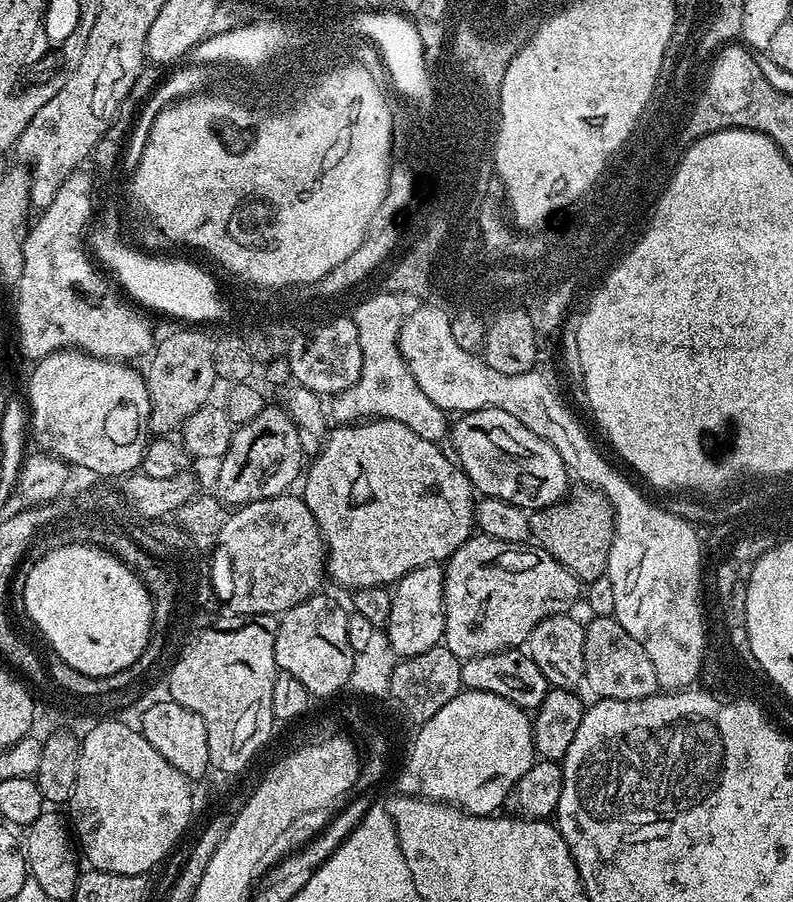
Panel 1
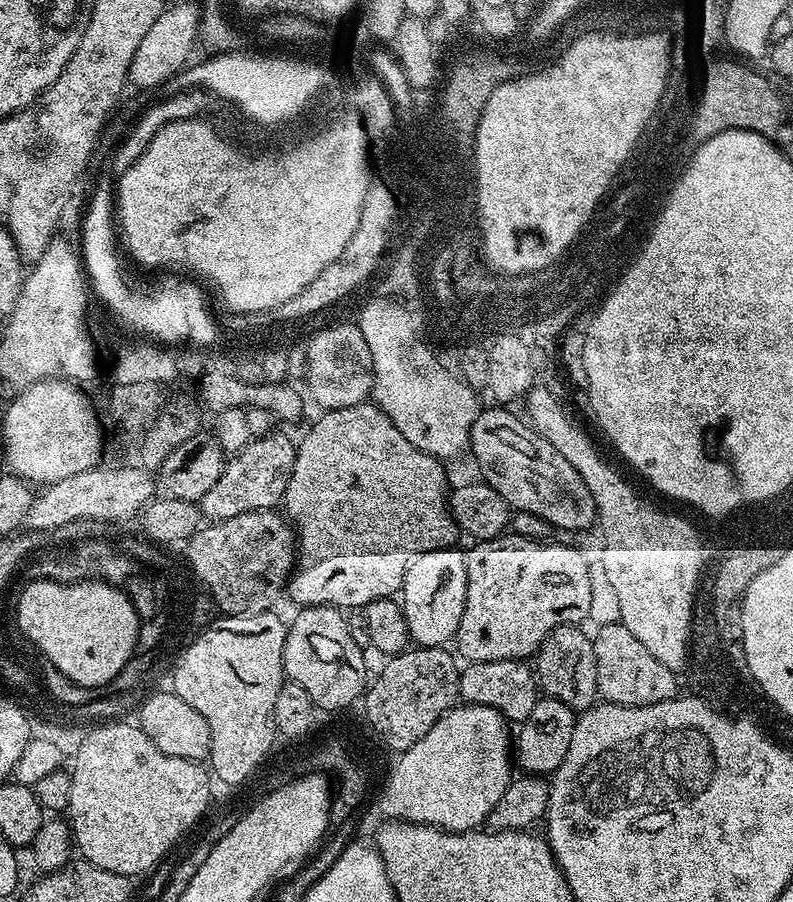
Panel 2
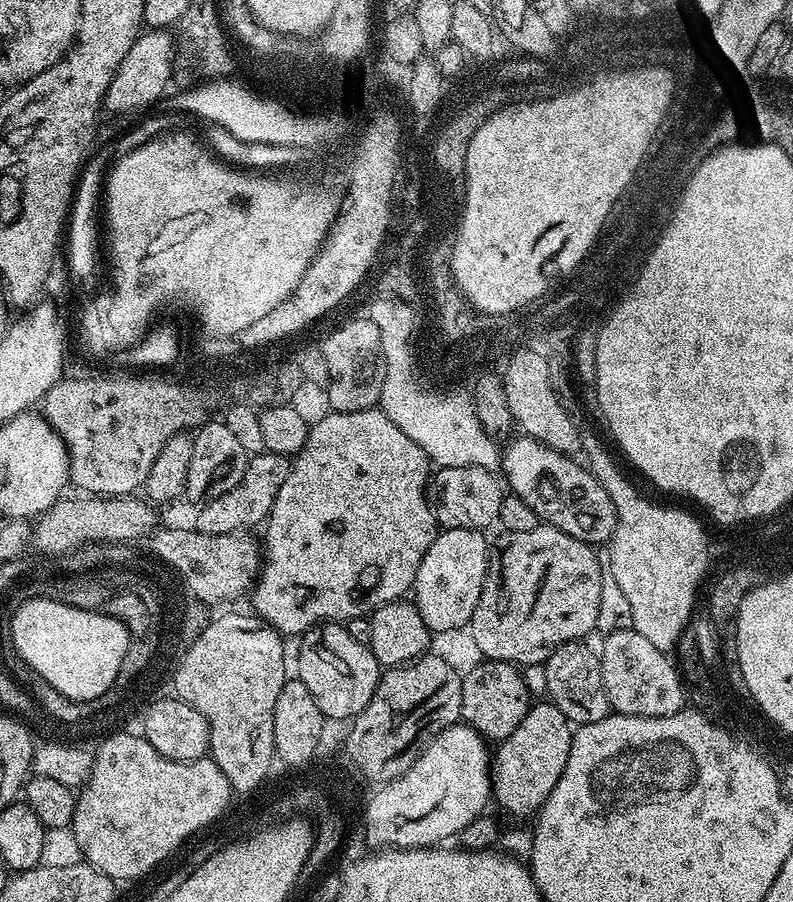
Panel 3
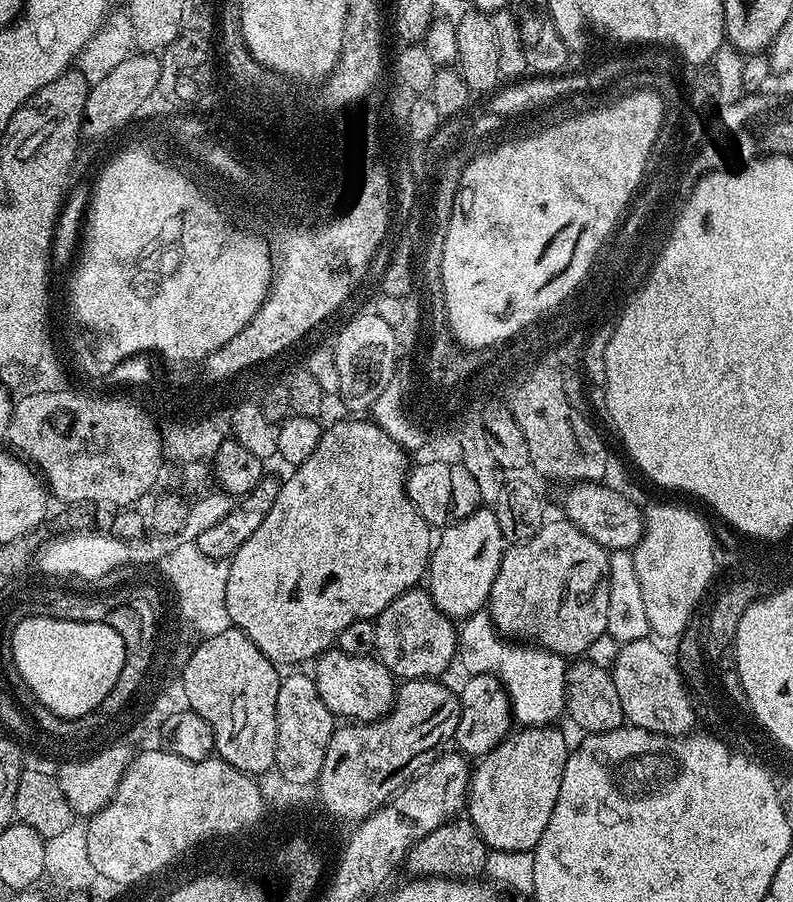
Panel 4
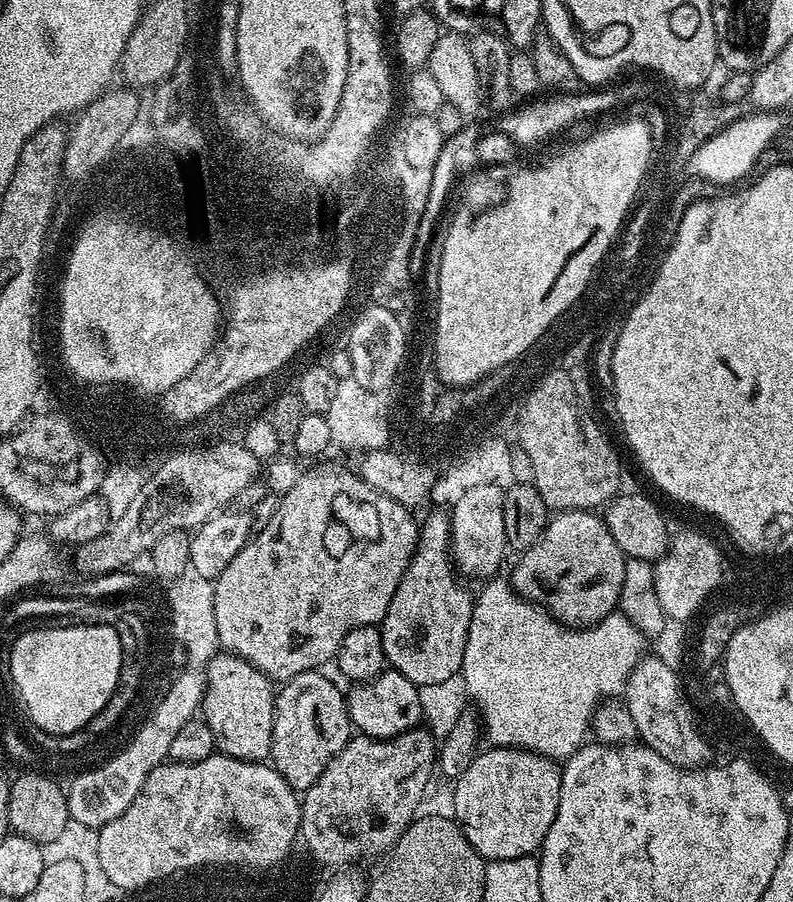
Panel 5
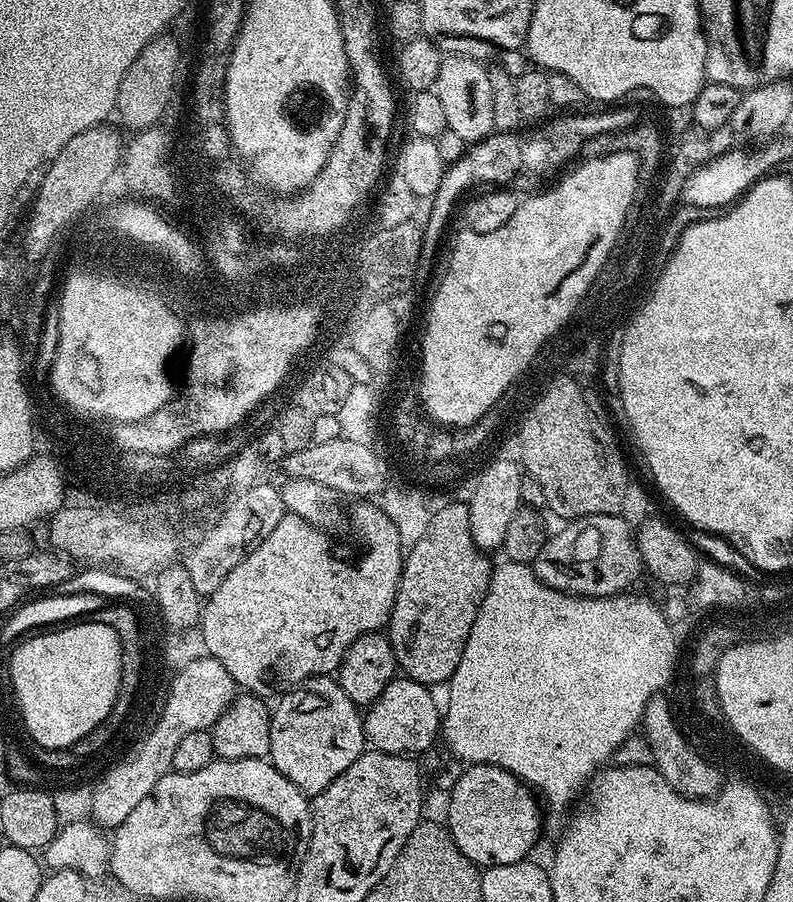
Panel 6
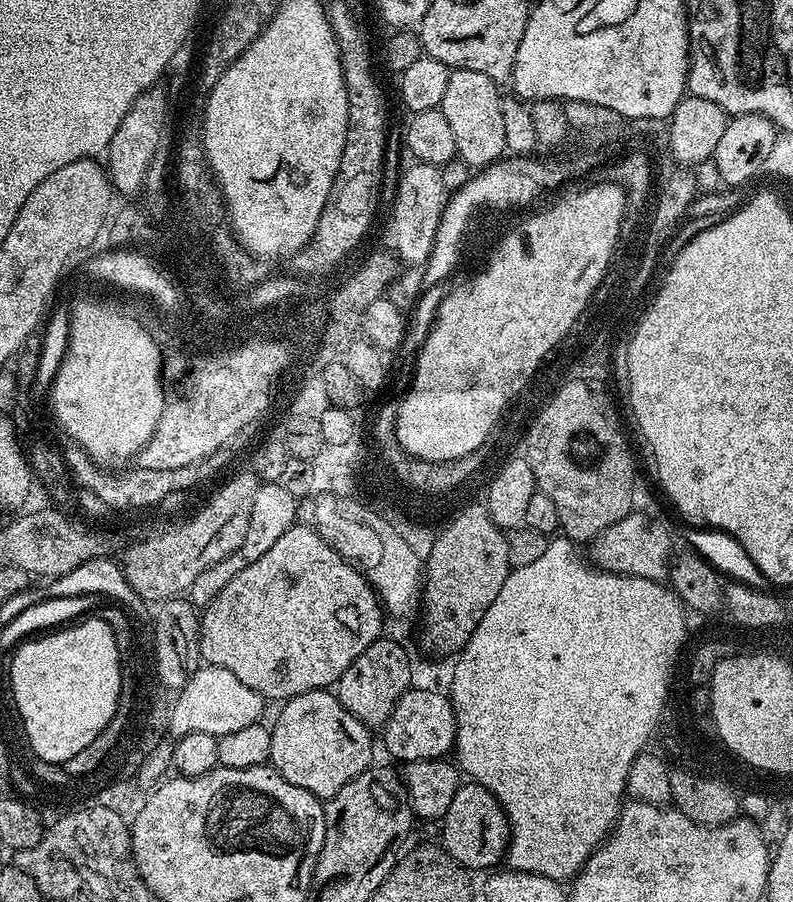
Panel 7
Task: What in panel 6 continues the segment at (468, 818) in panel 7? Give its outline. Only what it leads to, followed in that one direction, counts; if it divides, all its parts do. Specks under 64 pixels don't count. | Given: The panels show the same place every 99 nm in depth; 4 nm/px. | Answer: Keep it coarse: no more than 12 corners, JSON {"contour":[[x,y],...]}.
{"contour":[[469,764],[447,793],[446,827],[477,868],[529,859],[537,793]]}

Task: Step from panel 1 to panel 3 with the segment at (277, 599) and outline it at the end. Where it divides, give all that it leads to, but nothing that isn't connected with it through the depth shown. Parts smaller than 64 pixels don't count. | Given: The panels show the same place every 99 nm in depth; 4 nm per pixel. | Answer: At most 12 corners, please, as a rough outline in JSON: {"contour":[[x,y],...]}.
{"contour":[[184,528],[151,533],[200,595],[251,593],[257,537]]}

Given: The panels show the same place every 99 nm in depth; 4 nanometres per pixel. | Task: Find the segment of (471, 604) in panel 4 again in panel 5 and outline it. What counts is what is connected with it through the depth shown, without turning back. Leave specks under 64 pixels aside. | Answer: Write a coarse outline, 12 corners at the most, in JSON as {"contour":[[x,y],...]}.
{"contour":[[476,483],[452,517],[452,563],[487,582],[509,551],[505,489]]}

